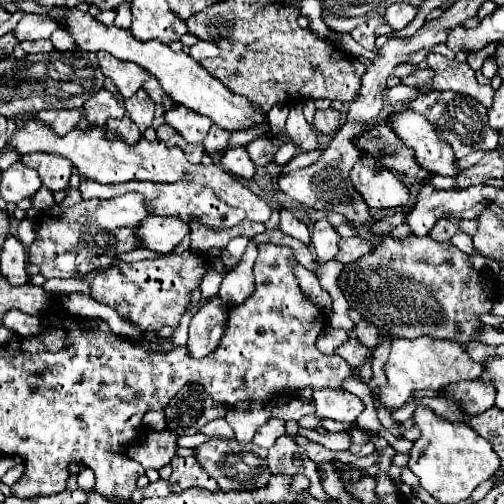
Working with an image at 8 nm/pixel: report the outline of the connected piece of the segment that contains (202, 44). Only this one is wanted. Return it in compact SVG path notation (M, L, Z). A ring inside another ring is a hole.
M199 41L191 47L189 55L193 59L207 59L207 57L215 57L219 55L219 47L213 43L213 41Z

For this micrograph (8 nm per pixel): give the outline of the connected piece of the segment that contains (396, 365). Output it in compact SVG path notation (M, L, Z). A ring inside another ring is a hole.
M429 337L393 339L391 355L389 355L389 361L385 363L387 385L379 391L379 401L387 409L399 409L413 399L415 391L423 391L423 389L441 391L451 383L475 381L481 377L483 371L485 371L485 367L481 363L475 363L467 355L467 351L457 343L435 341Z

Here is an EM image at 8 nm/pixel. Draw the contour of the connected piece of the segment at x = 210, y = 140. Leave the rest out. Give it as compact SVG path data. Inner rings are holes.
M211 127L203 145L205 145L205 151L209 155L221 155L229 147L229 141L231 141L229 131L221 131L221 127Z

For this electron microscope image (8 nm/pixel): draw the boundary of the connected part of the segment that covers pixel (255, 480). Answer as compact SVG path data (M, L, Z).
M211 439L205 441L203 445L195 447L195 459L199 461L201 469L213 477L221 491L253 491L253 489L263 489L269 481L269 469L265 465L267 451L257 447L255 443L239 443L237 439Z

